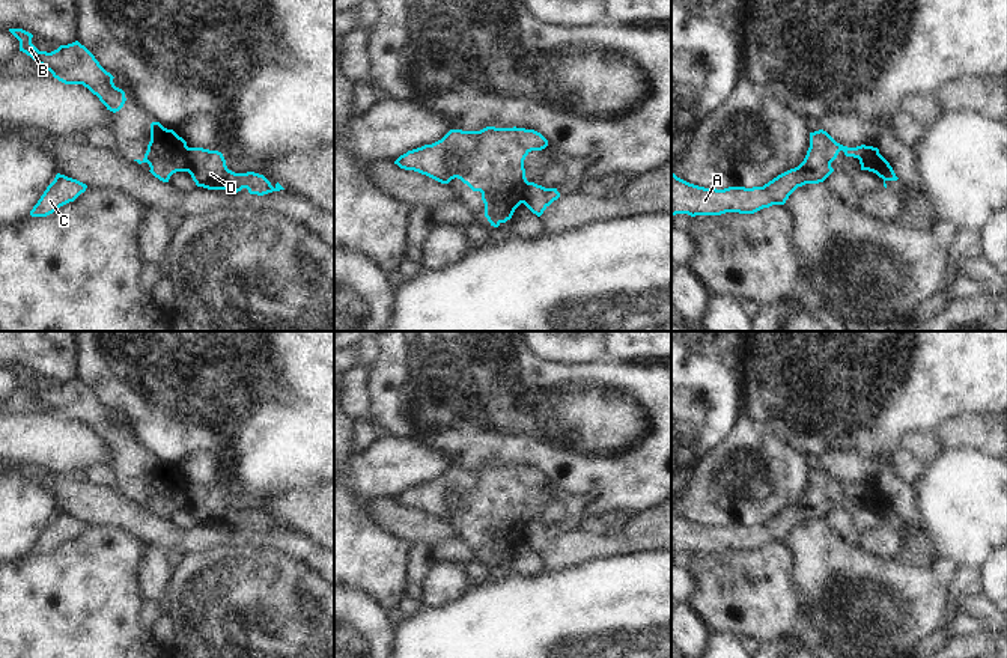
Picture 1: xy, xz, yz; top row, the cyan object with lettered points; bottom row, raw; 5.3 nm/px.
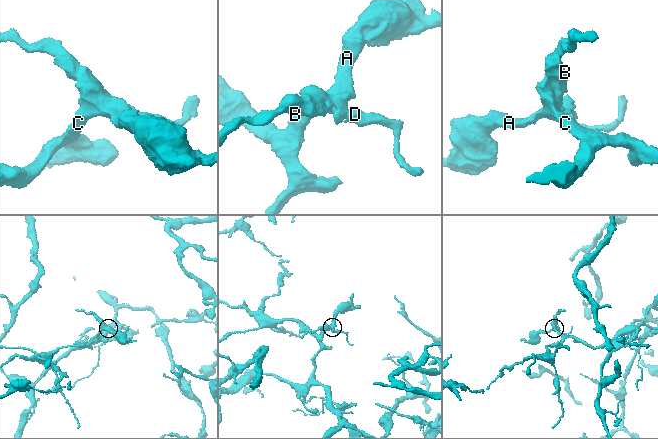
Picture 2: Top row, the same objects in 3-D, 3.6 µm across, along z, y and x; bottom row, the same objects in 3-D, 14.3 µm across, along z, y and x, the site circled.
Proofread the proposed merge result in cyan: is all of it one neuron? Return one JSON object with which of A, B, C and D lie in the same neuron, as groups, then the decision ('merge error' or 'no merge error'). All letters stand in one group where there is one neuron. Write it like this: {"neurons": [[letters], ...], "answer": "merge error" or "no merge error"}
{"neurons": [["A", "B", "C"], ["D"]], "answer": "merge error"}

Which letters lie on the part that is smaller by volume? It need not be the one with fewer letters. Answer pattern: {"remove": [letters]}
{"remove": ["D"]}

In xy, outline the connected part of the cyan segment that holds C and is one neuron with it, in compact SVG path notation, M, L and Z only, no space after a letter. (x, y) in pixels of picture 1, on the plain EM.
M57 510L47 524L38 541L30 548L32 554L47 554L60 544L74 539L87 525L86 521Z

